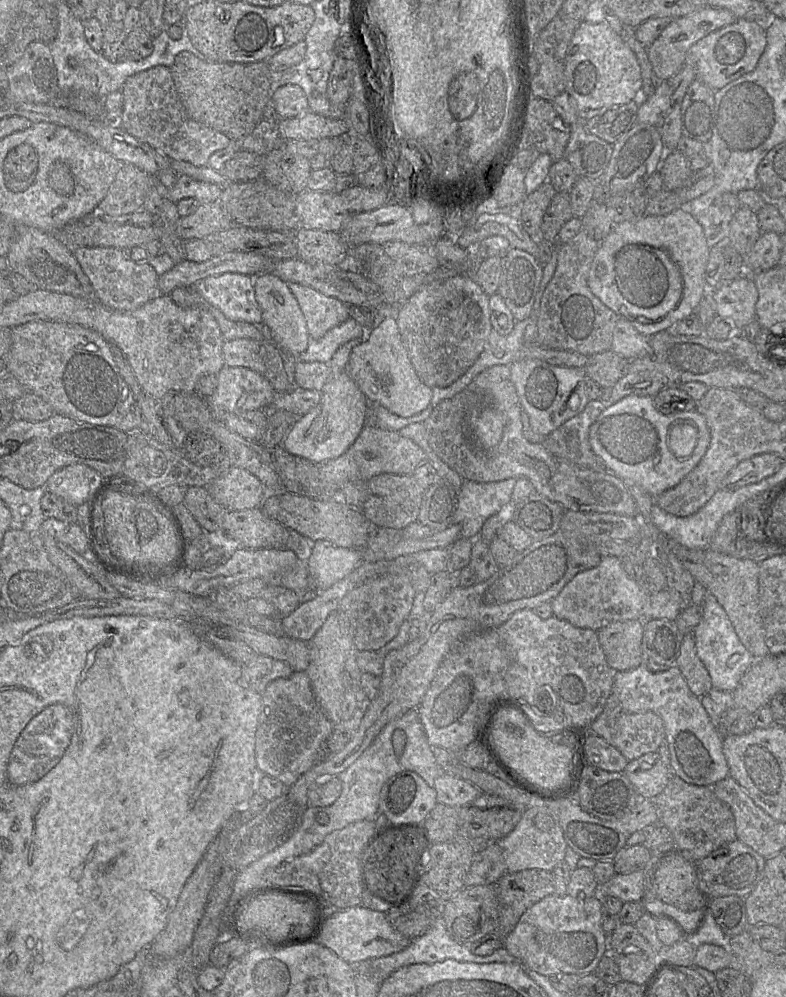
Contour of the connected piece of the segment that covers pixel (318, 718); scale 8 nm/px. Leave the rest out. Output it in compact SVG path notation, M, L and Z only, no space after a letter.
M294 671L286 678L272 681L262 694L262 706L255 734L258 771L280 779L286 787L325 757L325 742L339 722L318 702L306 672Z

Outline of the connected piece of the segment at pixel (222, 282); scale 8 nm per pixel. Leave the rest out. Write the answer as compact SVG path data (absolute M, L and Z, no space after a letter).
M224 273L207 277L195 285L198 293L234 322L263 324L262 310L255 295L255 277Z

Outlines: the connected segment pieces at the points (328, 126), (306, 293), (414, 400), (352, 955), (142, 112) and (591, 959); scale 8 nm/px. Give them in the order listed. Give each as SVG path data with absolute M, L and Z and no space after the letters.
M312 111L289 119L282 119L279 123L282 141L311 140L339 136L348 132L344 119L332 119L316 114Z
M287 283L305 317L310 337L320 338L350 316L350 306L337 298L299 284Z
M397 316L389 317L372 329L368 340L353 350L346 370L370 405L382 405L401 416L411 416L430 407L434 398L434 387L417 376L400 332L400 321Z
M363 906L343 909L329 915L319 937L319 943L333 950L349 964L358 964L398 953L409 946L411 939L398 932L388 921L386 913Z
M158 65L130 76L122 89L124 106L120 127L171 160L208 166L210 157L232 142L224 134L191 119L175 89L170 68Z
M552 894L547 896L542 901L534 905L531 910L521 919L515 929L505 939L505 949L517 960L522 962L523 966L532 969L540 974L546 976L557 976L562 974L579 974L586 975L593 973L597 970L598 965L605 954L605 931L603 929L603 919L605 914L605 894L601 896L593 896L590 898L578 897L571 894Z

